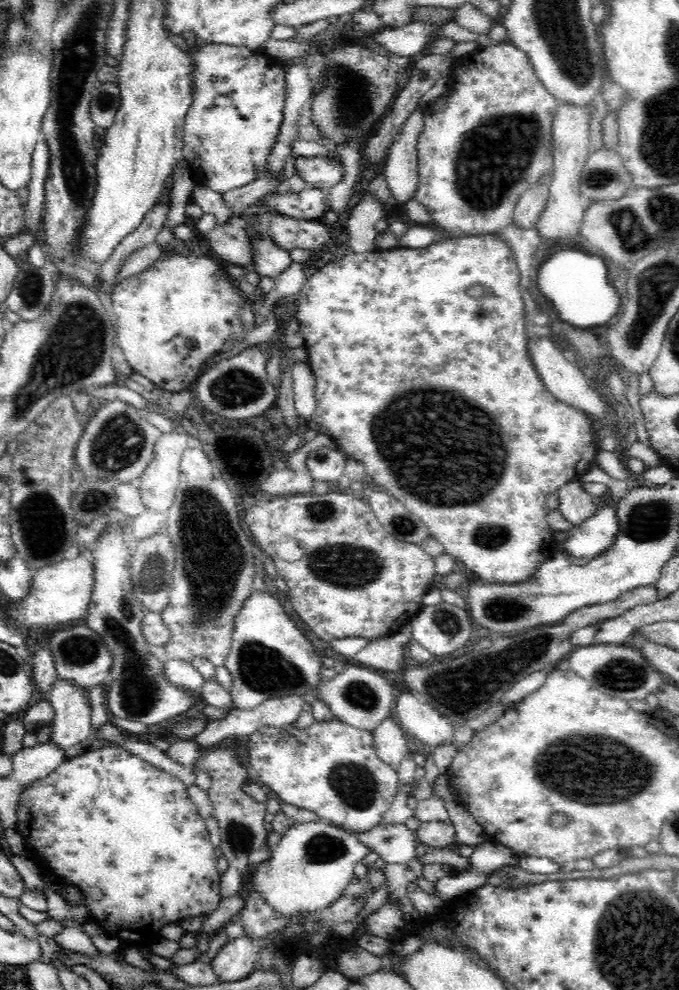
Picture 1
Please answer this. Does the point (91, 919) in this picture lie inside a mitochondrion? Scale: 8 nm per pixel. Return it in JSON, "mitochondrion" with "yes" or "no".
{"mitochondrion":"no"}

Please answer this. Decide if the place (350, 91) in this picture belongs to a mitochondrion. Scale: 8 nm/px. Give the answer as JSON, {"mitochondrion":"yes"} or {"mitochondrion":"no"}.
{"mitochondrion":"yes"}

